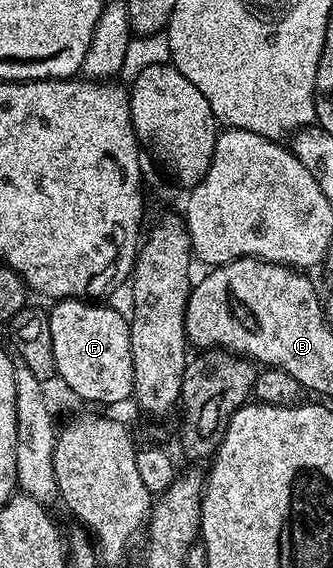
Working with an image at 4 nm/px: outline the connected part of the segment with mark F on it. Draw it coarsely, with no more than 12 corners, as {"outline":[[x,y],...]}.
{"outline":[[97,302],[49,308],[57,378],[90,403],[134,393],[130,325]]}

